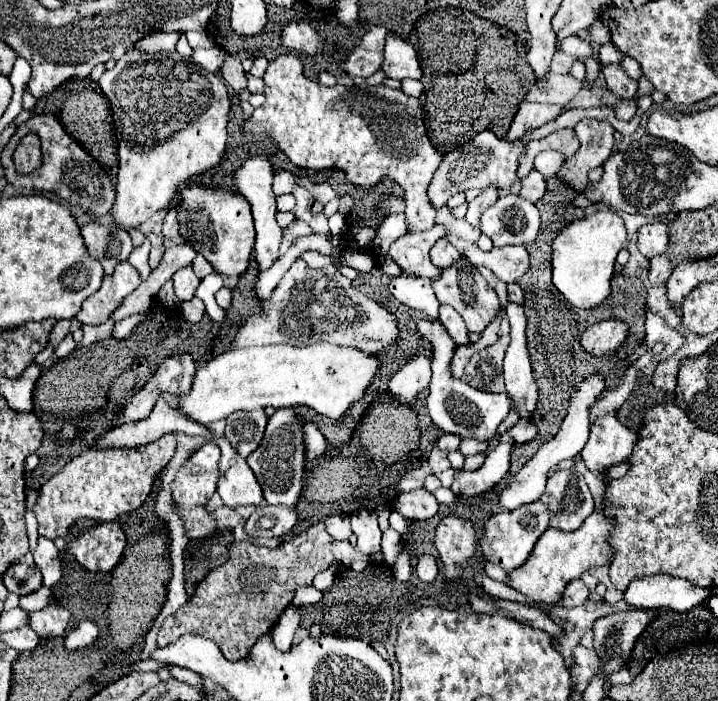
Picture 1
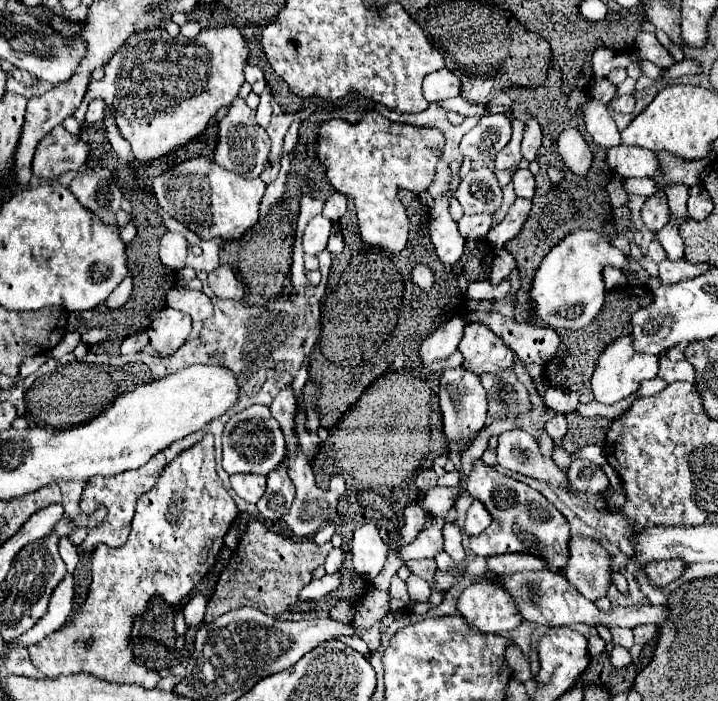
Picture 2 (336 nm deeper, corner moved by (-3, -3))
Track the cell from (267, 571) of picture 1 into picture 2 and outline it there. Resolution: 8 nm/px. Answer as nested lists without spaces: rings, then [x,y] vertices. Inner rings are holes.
[[[250,520],[246,532],[240,536],[238,548],[226,568],[220,572],[216,590],[208,600],[206,622],[216,620],[224,612],[240,606],[252,606],[268,616],[280,616],[298,600],[298,592],[310,584],[316,566],[324,564],[328,552],[334,546],[330,542],[318,546],[312,540],[292,540],[266,530],[258,520]]]

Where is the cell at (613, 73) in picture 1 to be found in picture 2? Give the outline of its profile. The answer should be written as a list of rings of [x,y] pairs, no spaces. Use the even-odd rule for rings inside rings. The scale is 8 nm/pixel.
[[[638,32],[636,42],[634,42],[634,54],[638,58],[642,58],[642,60],[654,62],[660,68],[668,68],[668,66],[674,64],[674,60],[668,54],[668,50],[650,32]]]

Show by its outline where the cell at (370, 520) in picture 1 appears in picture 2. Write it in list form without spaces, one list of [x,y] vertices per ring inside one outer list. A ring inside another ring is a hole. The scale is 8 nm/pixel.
[[[364,524],[358,530],[354,530],[352,540],[352,564],[354,570],[366,578],[372,580],[380,574],[382,566],[386,564],[386,558],[390,554],[390,546],[380,538],[380,532],[374,524]]]

